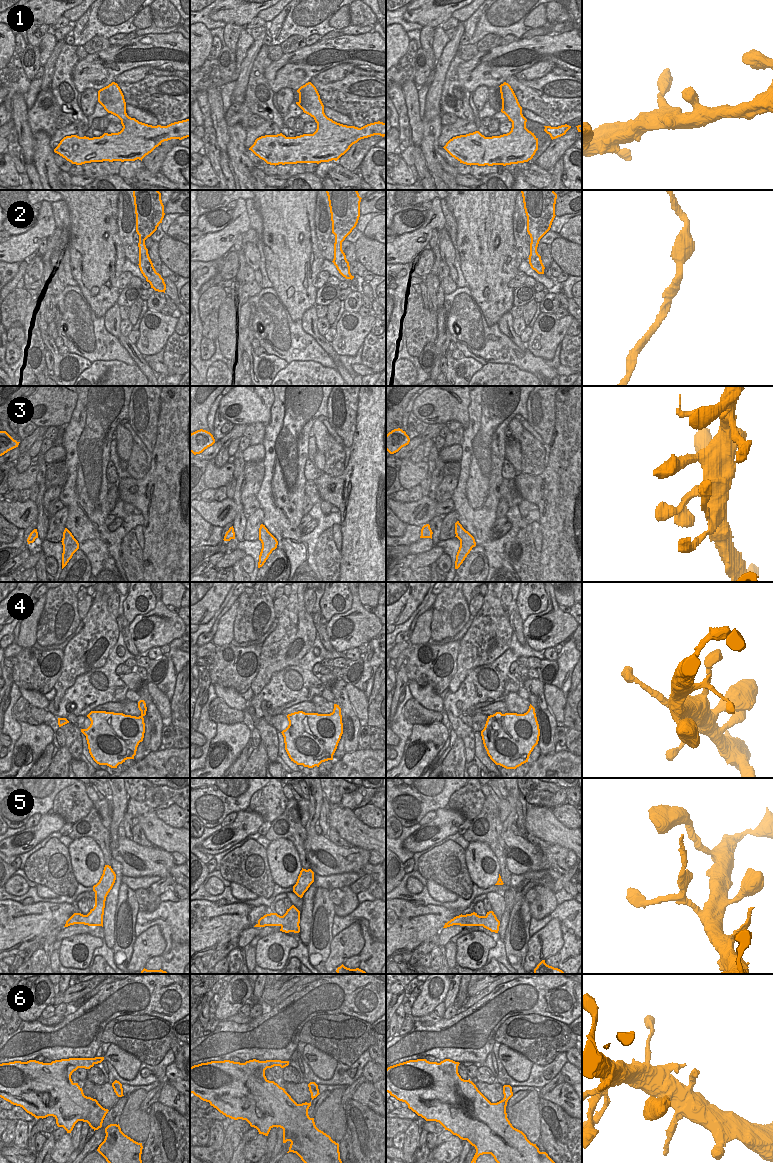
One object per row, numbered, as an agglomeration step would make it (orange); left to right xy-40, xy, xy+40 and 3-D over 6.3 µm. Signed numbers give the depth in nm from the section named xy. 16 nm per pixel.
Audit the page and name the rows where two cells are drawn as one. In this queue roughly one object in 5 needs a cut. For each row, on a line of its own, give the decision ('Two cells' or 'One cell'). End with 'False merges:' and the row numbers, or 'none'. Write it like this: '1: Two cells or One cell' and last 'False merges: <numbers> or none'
1: One cell
2: One cell
3: One cell
4: One cell
5: Two cells
6: One cell
False merges: 5

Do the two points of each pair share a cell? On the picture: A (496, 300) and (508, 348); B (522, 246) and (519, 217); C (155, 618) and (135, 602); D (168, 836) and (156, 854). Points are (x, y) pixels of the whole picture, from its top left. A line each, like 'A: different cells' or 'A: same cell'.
A: different cells
B: same cell
C: different cells
D: different cells

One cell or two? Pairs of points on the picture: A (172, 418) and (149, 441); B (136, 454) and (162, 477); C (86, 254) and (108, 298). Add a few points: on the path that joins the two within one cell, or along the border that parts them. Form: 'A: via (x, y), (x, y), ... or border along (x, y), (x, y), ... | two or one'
A: border along (160, 410), (156, 442), (151, 452) | two
B: border along (148, 471), (141, 478), (134, 479), (131, 477) | two
C: via (96, 265), (96, 279), (100, 287) | one

